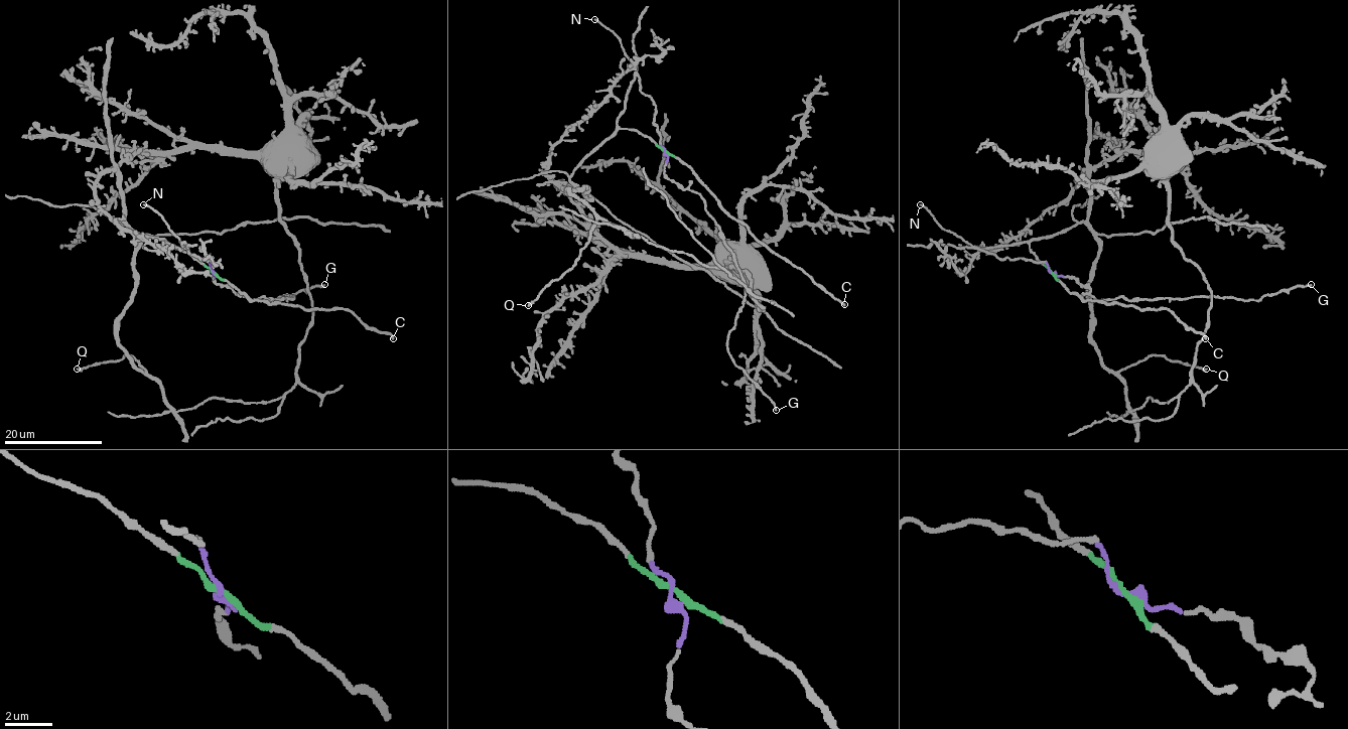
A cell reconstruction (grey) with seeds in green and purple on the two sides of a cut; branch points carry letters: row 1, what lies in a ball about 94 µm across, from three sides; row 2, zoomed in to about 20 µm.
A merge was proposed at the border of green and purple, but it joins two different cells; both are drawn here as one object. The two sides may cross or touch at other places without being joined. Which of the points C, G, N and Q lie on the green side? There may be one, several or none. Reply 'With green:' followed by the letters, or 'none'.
With green: C, Q

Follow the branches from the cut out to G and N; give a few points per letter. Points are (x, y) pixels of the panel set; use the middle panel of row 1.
G: (665, 151), (665, 174), (700, 195), (733, 255), (745, 281), (744, 307), (728, 335), (727, 350), (776, 410)
N: (665, 151), (654, 122), (654, 101), (640, 91), (640, 80), (618, 37), (594, 19)

